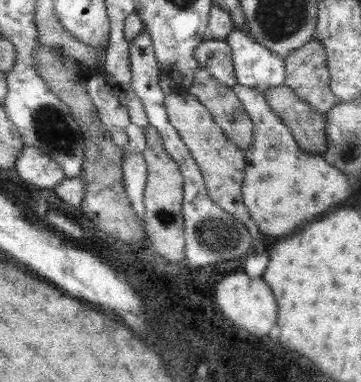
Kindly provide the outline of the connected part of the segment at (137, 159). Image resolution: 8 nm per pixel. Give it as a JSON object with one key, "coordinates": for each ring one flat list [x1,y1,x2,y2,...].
{"coordinates":[[143,152,127,153,123,168,125,168,126,192,139,217,146,218,145,196,148,188,148,162]]}

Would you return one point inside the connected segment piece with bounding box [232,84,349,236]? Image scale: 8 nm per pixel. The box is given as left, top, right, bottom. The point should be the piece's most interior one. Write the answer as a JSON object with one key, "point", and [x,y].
{"point":[281,182]}

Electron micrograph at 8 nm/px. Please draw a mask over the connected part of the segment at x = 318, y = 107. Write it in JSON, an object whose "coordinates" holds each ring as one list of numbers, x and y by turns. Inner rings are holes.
{"coordinates":[[311,39,303,46,283,57,285,80,297,98,309,103,315,111,325,113,338,100,329,90,329,74,325,50,317,40]]}

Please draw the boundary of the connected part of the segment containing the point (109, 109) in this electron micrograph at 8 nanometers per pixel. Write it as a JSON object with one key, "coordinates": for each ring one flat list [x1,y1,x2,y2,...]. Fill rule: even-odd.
{"coordinates":[[111,73,93,74,88,82,88,91,113,140,118,145,127,147,127,126,131,124,129,94]]}

